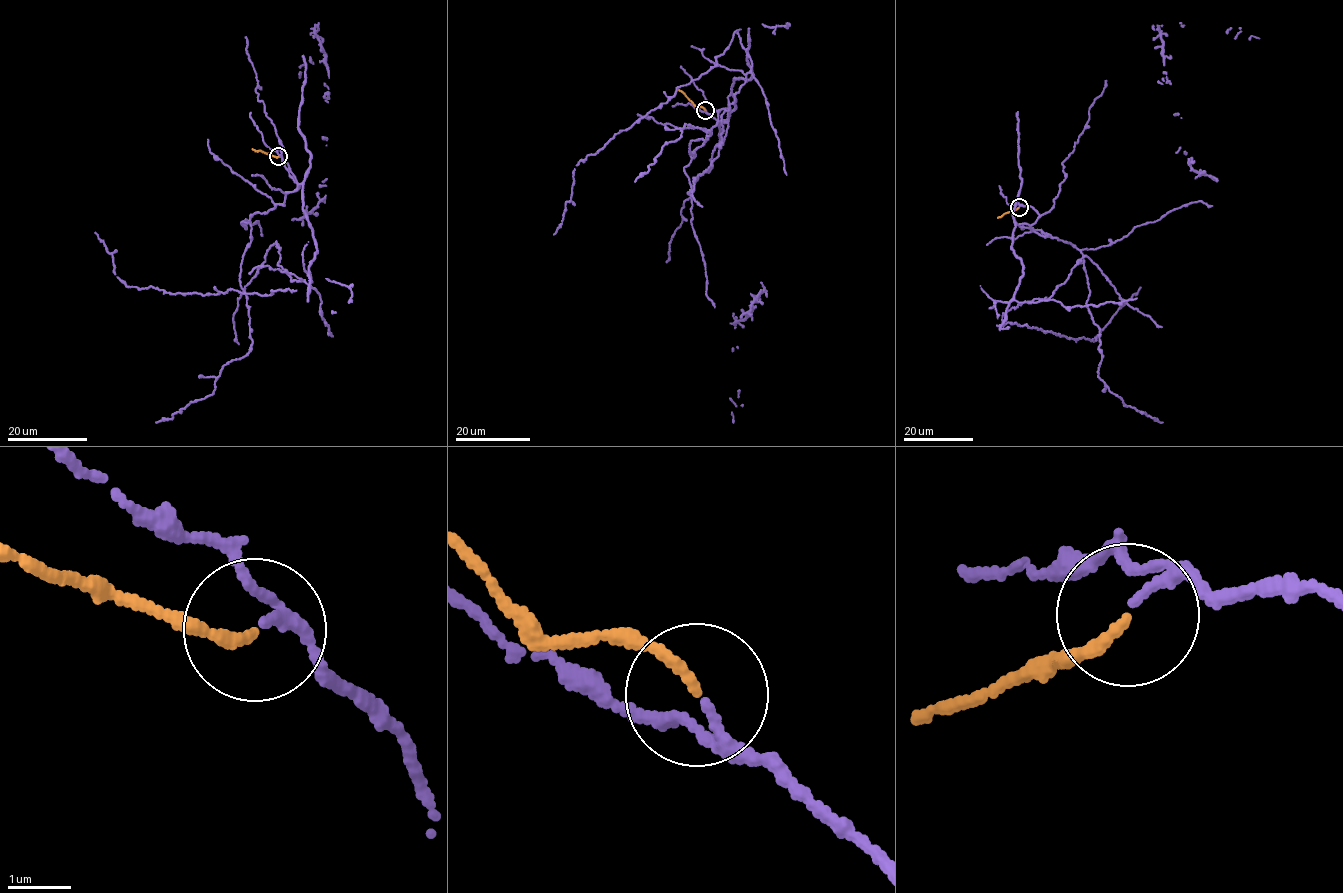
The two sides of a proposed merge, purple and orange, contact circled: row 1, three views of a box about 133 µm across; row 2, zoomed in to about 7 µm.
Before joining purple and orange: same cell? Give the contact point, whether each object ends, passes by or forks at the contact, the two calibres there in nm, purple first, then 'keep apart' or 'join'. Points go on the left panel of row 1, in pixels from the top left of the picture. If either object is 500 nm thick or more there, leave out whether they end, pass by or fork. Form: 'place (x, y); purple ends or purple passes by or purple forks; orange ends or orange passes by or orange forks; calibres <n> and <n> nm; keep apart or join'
place (278, 156); purple passes by; orange ends; calibres 110 and 160 nm; join

